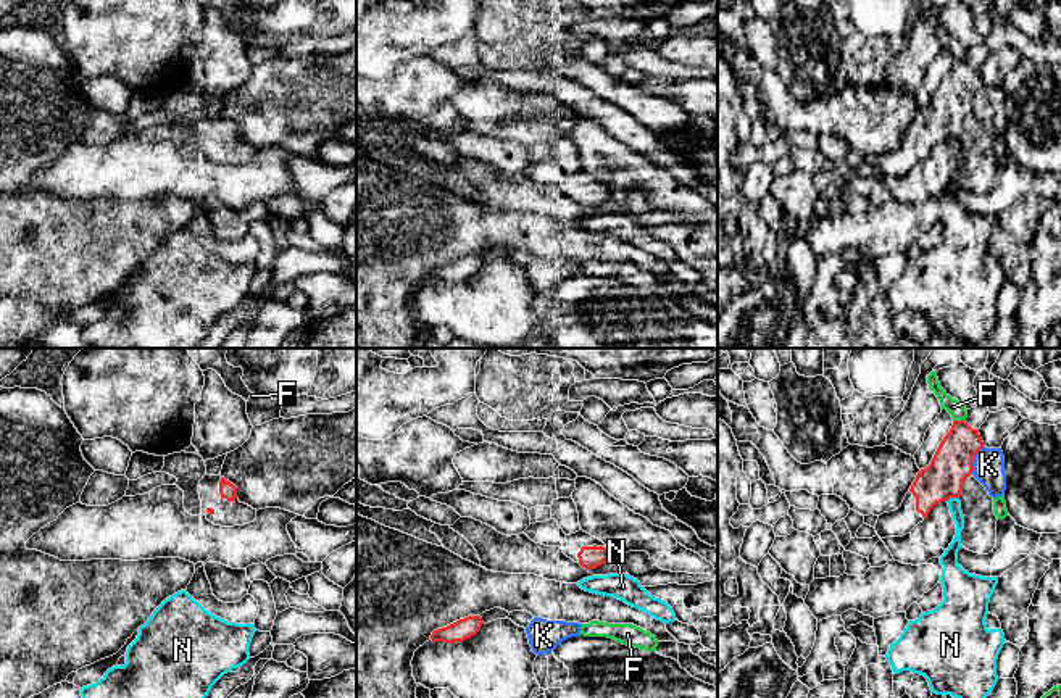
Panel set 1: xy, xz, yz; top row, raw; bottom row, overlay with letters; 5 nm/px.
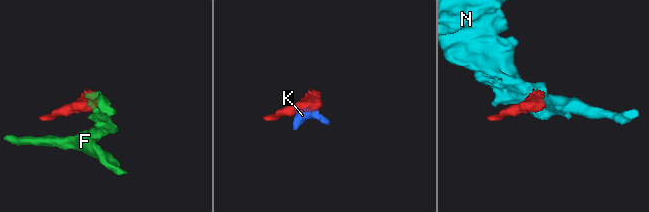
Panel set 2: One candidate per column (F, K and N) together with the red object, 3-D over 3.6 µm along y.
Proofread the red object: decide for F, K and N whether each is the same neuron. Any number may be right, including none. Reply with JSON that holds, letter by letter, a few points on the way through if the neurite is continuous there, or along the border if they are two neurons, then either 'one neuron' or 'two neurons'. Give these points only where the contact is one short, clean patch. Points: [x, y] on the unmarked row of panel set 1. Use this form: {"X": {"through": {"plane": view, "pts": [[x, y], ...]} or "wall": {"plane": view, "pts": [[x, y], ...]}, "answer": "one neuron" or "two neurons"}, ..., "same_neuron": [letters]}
{"F": {"wall": {"plane": "yz", "pts": [[953, 58], [965, 60]]}, "answer": "two neurons"}, "K": {"wall": {"plane": "yz", "pts": [[984, 86], [974, 95], [971, 112]]}, "answer": "two neurons"}, "N": {"wall": {"plane": "yz", "pts": [[958, 136], [952, 136], [947, 141]]}, "answer": "two neurons"}, "same_neuron": []}

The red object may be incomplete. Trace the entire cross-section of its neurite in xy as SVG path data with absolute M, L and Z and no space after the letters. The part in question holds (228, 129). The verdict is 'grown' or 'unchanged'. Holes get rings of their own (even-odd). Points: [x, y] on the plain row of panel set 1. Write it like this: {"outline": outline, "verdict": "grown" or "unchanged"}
{"outline": "M205 113L198 123L202 152L221 166L245 164L256 158L256 148L240 142L237 126L224 116Z", "verdict": "grown"}

